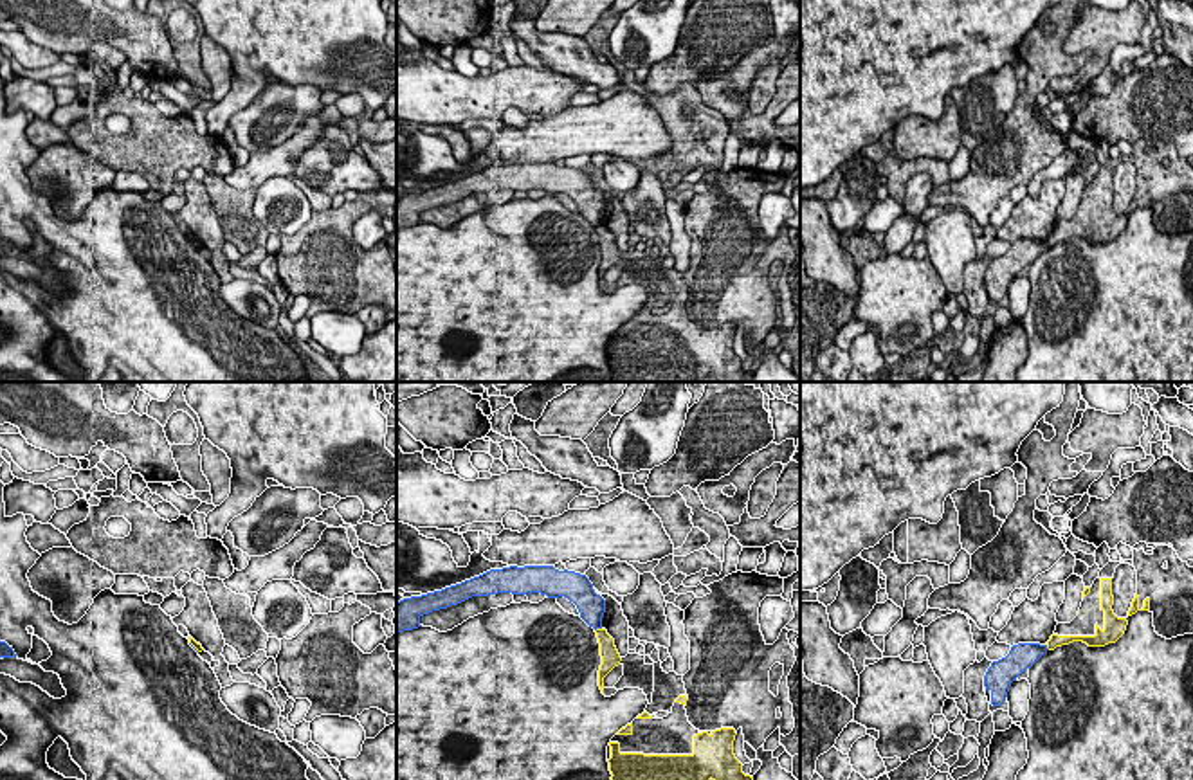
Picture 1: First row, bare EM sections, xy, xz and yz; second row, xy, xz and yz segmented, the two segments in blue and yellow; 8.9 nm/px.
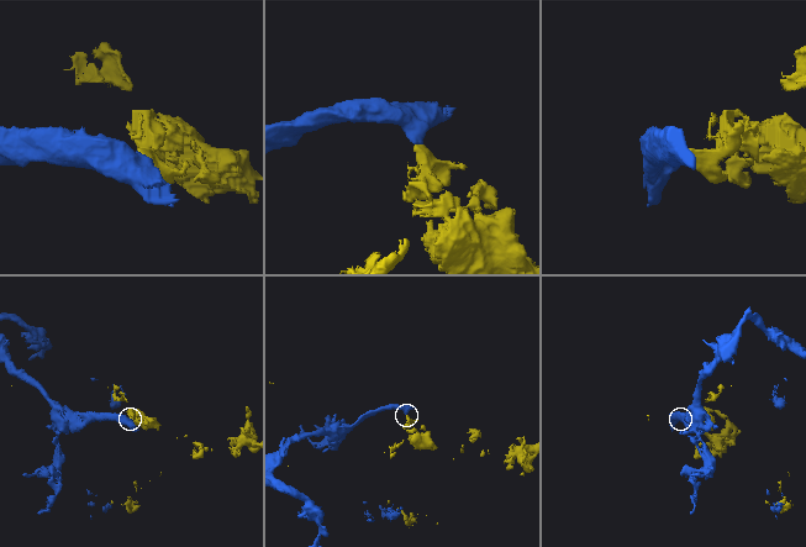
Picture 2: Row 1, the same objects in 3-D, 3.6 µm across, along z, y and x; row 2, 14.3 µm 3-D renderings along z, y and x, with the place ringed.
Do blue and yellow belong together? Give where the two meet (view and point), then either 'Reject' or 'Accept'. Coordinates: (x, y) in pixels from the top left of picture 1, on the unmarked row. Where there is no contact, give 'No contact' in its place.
Touches blue at xz (597, 224). Reject

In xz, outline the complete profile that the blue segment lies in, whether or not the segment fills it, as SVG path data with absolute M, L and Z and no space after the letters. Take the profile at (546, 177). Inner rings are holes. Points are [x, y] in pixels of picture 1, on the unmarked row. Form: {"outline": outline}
{"outline": "M510 162L490 166L479 173L442 187L411 193L396 198L396 231L420 223L420 214L433 207L458 202L472 193L488 193L497 189L532 191L541 189L548 195L564 193L573 198L580 214L596 225L602 225L606 196L595 189L586 171L575 168L559 168L553 162Z"}

